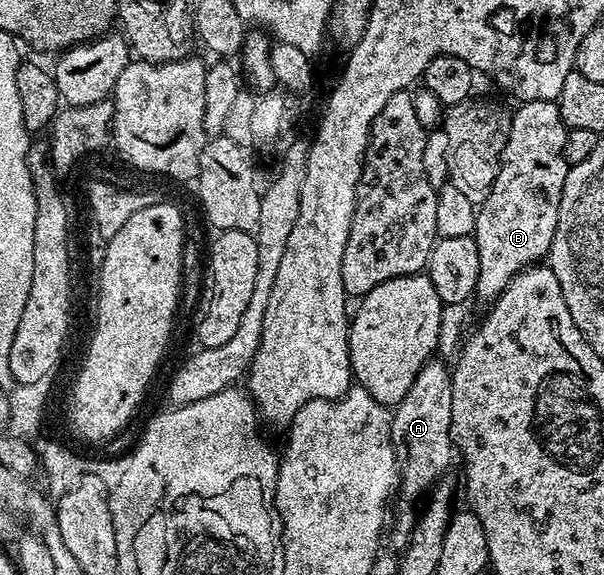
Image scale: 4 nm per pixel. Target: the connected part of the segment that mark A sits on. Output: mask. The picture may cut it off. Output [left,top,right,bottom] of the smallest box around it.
[388,360,456,552]

